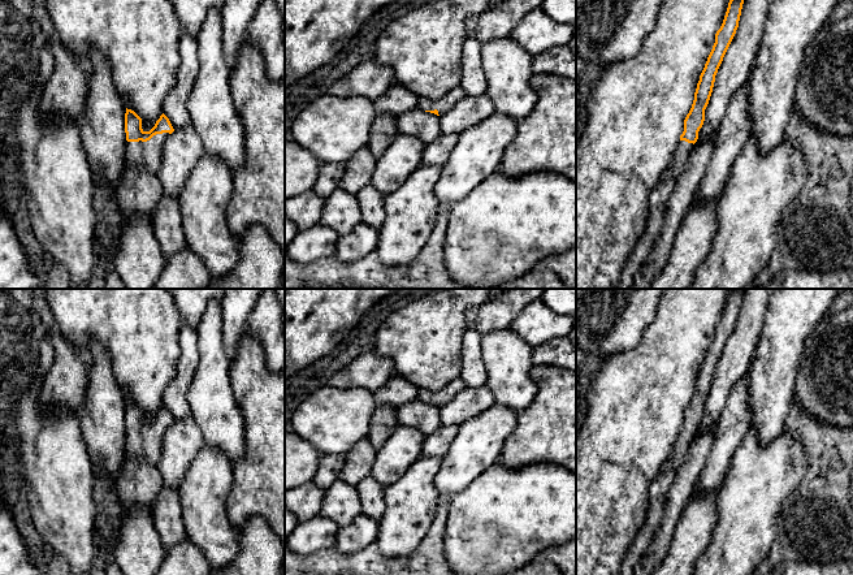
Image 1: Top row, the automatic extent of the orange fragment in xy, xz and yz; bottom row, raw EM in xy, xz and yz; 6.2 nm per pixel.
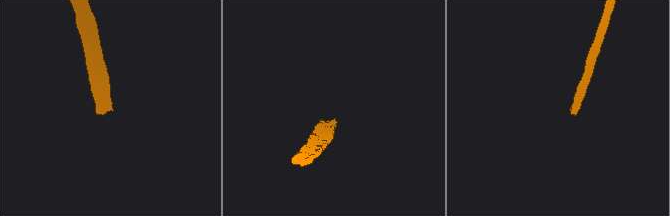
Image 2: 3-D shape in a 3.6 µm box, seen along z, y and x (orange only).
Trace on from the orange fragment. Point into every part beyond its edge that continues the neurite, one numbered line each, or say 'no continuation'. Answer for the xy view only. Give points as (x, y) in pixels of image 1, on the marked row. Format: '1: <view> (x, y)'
1: xy (148, 154)

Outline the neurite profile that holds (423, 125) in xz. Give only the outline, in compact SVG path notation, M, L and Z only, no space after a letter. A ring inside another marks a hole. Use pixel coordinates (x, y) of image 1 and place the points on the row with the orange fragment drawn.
M420 108L398 116L397 126L399 134L415 137L425 144L433 142L442 134L440 116Z

